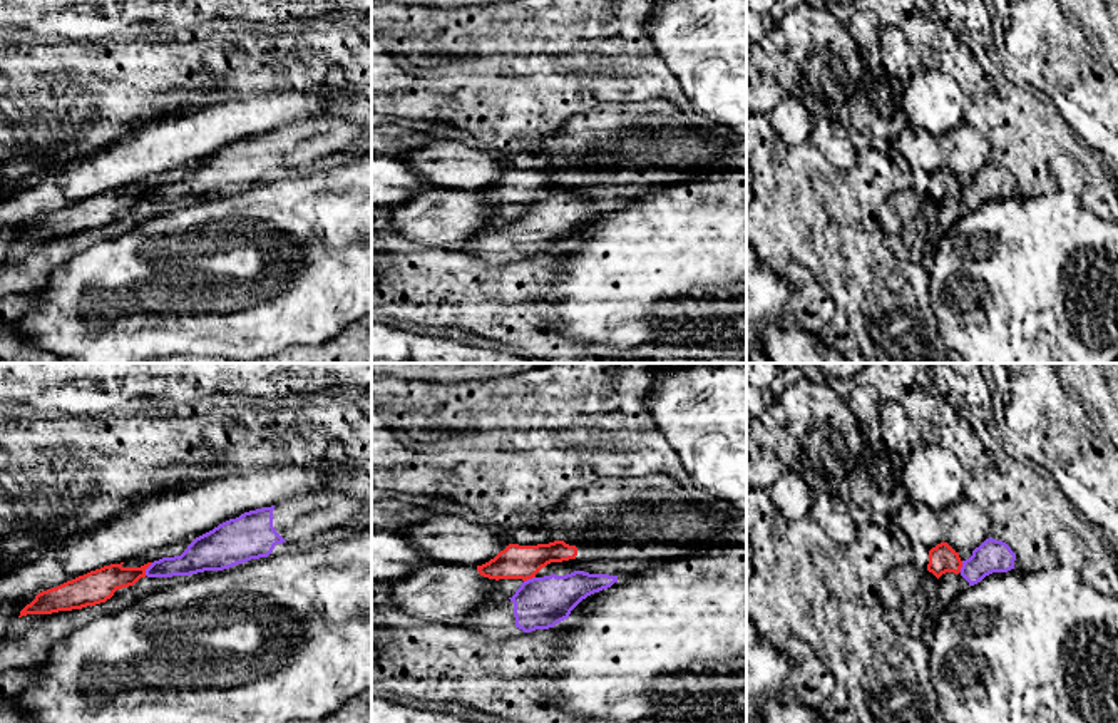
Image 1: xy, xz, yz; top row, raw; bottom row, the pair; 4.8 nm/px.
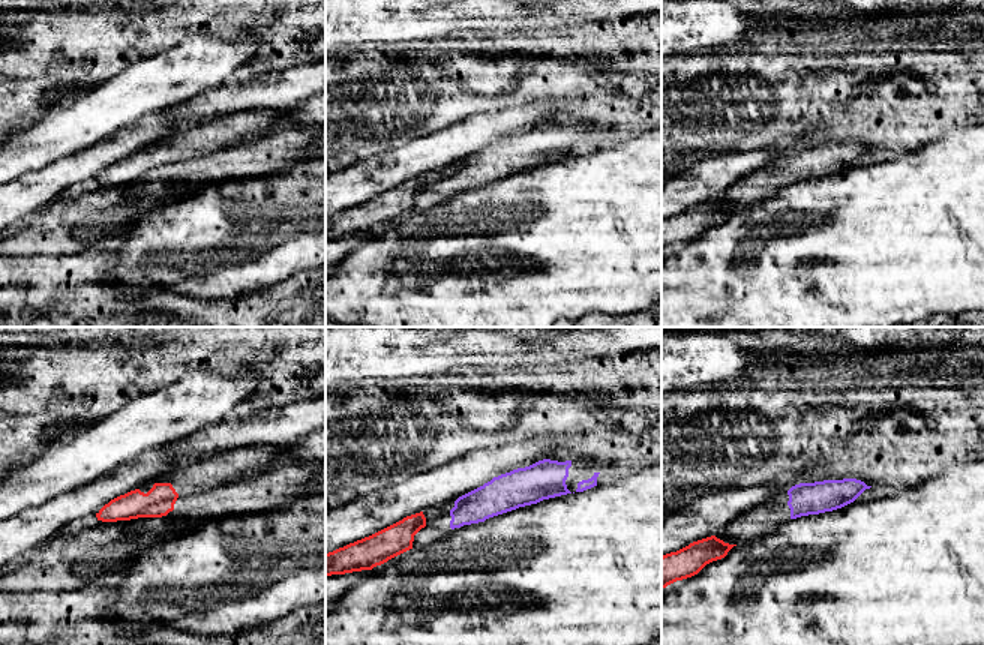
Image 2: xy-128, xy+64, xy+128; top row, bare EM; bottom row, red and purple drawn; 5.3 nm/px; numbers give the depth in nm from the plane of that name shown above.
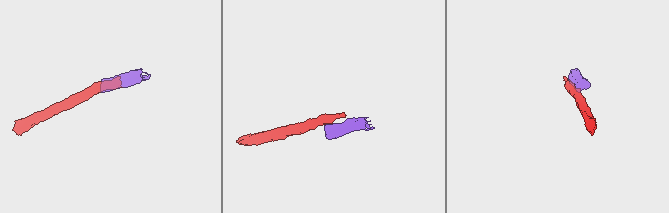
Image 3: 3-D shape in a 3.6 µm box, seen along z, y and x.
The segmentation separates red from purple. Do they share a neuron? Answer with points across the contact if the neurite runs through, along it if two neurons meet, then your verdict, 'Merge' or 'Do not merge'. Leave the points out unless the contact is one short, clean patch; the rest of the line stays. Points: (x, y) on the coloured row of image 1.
Boundary: xy (153, 563), (144, 574). Do not merge

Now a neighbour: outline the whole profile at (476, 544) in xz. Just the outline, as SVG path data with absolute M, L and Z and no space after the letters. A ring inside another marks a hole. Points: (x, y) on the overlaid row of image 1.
M428 514L398 532L433 562L459 562L477 567L509 546L497 534L497 527L445 514Z

